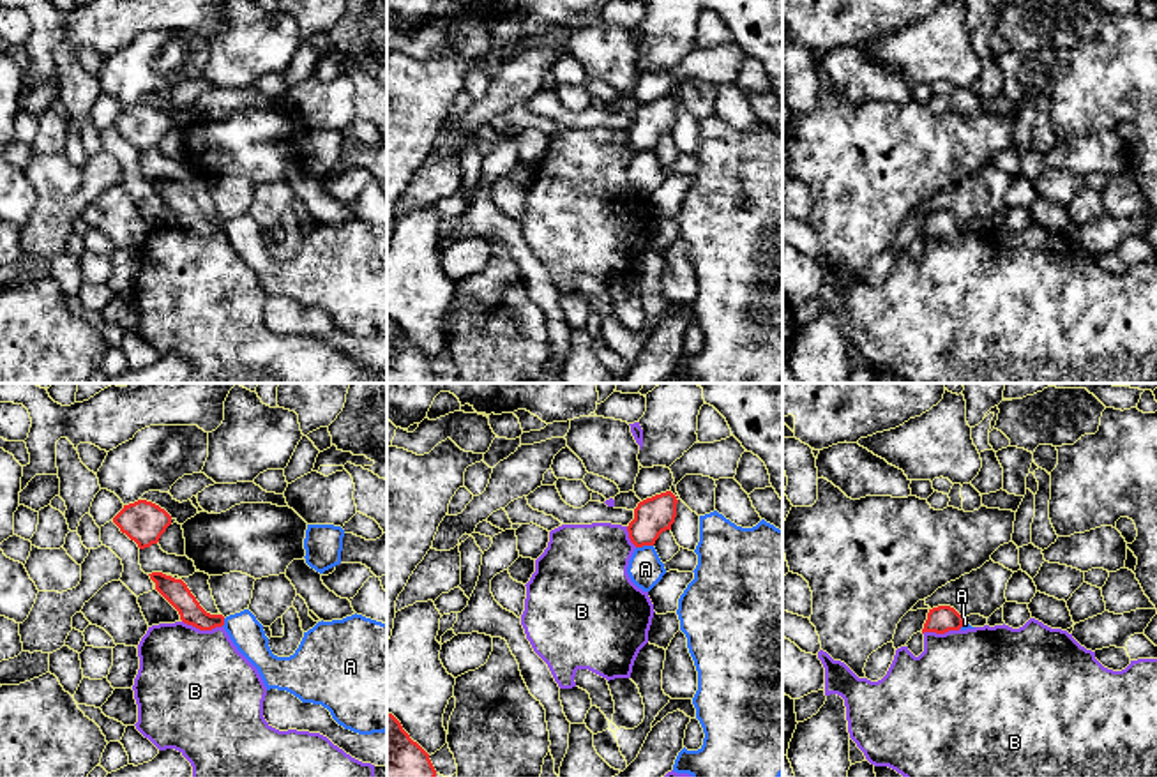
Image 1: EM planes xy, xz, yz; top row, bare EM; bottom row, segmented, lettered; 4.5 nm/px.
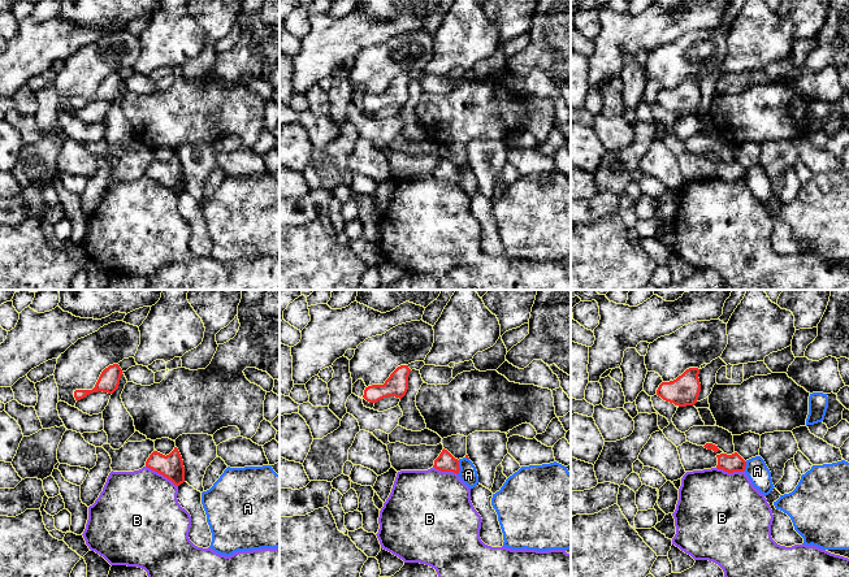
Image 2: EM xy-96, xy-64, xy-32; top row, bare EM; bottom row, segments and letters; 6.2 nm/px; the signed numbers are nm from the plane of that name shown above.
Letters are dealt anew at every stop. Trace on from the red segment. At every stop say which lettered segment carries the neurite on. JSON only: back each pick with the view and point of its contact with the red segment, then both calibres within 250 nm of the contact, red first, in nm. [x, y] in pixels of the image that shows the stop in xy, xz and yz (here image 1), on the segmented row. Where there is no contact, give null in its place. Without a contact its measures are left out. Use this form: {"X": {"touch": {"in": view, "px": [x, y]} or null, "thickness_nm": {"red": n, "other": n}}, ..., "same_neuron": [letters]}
{"same_neuron": []}

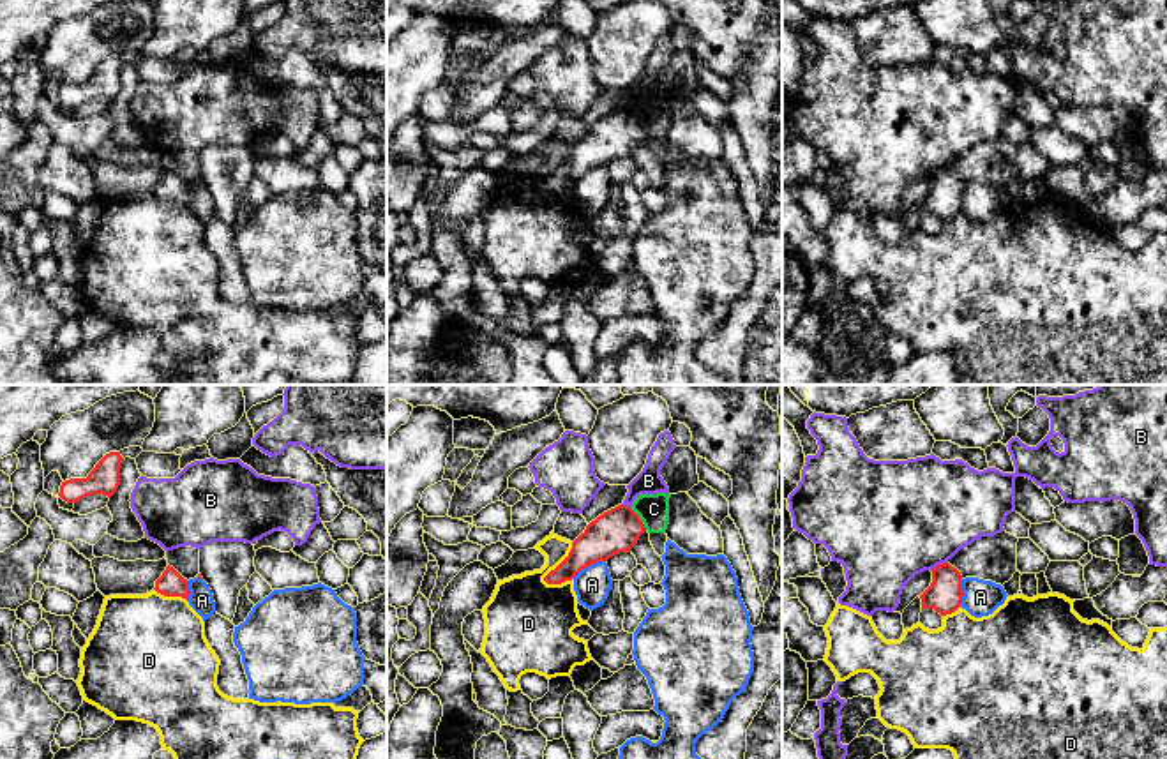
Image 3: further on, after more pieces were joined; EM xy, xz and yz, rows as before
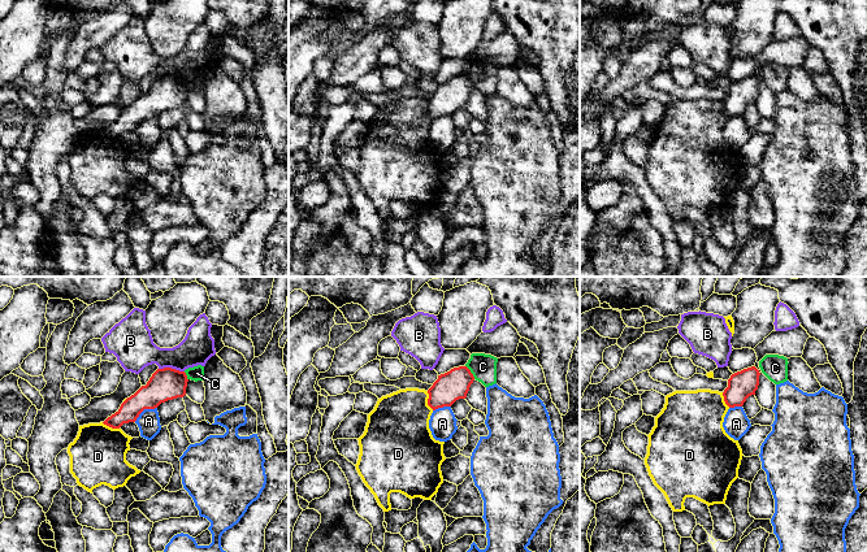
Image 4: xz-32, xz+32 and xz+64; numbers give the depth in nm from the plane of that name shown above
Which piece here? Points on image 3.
{"same_neuron": []}

